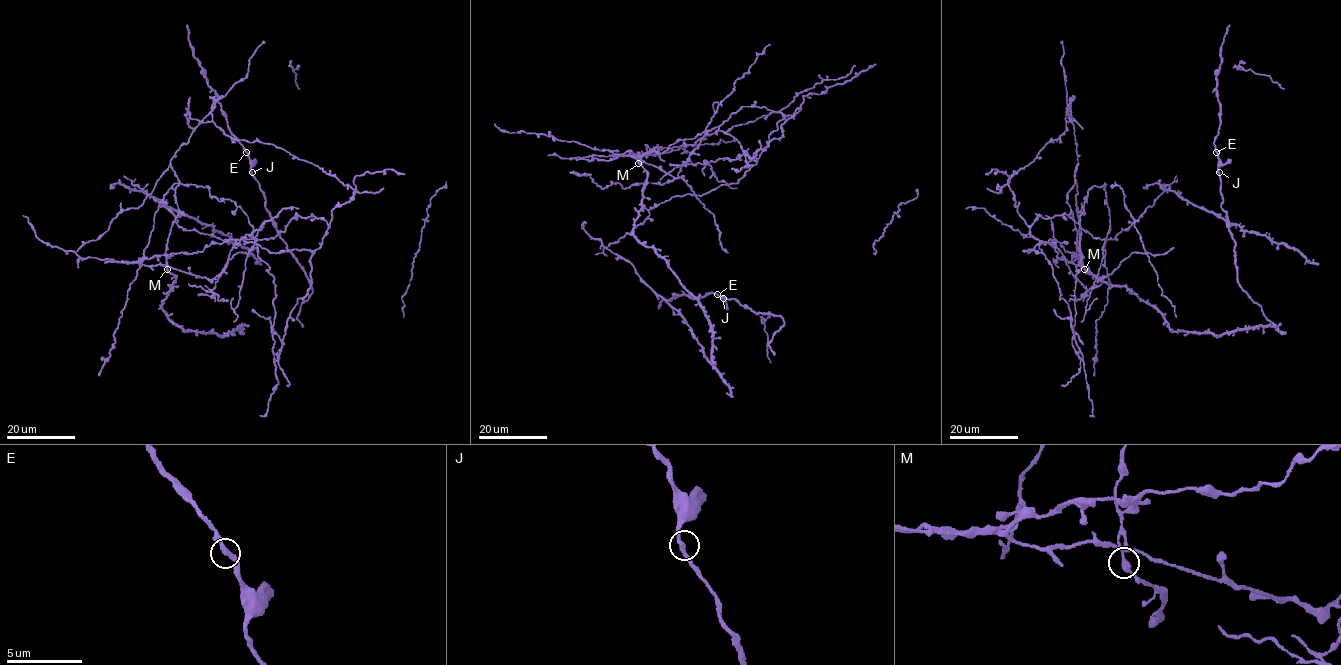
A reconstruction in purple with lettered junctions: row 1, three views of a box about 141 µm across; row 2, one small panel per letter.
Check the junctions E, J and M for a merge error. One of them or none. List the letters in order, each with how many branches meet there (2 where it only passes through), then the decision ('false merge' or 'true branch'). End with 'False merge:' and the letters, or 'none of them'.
E: 2 | true branch
J: 2 | true branch
M: 2 | false merge
False merge: M

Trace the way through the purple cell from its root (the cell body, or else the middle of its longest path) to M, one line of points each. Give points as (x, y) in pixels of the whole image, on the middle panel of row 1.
M: (680, 140), (662, 153), (644, 154), (638, 163)

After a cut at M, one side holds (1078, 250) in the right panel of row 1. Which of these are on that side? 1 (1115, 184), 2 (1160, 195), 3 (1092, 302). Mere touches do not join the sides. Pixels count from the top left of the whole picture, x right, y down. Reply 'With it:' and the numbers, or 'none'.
With it: 2, 3

